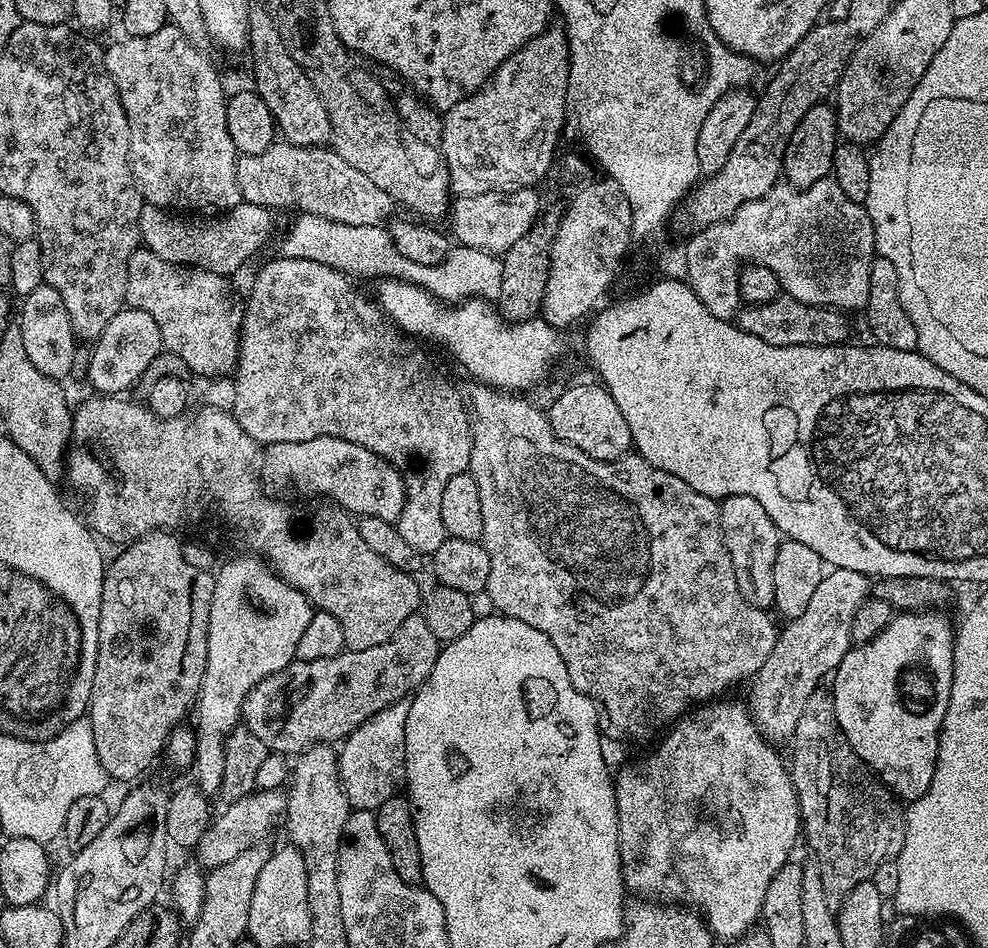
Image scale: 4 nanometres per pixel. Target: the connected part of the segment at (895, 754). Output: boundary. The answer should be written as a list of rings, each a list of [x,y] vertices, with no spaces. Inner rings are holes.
[[[940,610],[901,611],[899,614],[893,615],[892,621],[870,642],[856,644],[849,648],[831,677],[831,680],[833,680],[832,684],[830,683],[830,691],[834,698],[834,710],[838,714],[838,726],[842,726],[842,734],[846,734],[846,742],[850,742],[854,754],[858,754],[858,758],[878,777],[880,783],[893,796],[904,802],[922,798],[922,794],[926,794],[926,790],[930,790],[930,782],[934,778],[936,759],[940,749],[942,718],[946,718],[946,706],[950,706],[950,686],[954,678],[954,642],[956,641],[956,634],[954,624],[951,624],[942,613],[944,612]]]

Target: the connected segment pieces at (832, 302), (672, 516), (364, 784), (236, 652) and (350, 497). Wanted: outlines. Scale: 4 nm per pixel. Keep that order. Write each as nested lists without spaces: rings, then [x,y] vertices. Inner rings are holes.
[[[834,179],[819,180],[808,188],[793,188],[792,185],[787,182],[777,182],[762,198],[751,200],[742,206],[738,206],[738,210],[730,219],[701,227],[699,230],[693,232],[696,233],[689,238],[688,245],[683,245],[682,248],[684,257],[686,258],[686,282],[692,287],[694,294],[698,294],[702,306],[706,306],[706,310],[710,310],[710,314],[714,314],[714,318],[722,318],[723,320],[731,321],[736,313],[740,311],[742,301],[740,299],[740,287],[738,286],[738,269],[741,267],[742,262],[761,264],[770,270],[774,270],[781,289],[783,289],[787,295],[794,297],[798,302],[809,304],[810,306],[834,308],[837,310],[849,310],[848,308],[862,310],[870,298],[870,266],[872,265],[874,257],[877,255],[874,226],[868,217],[867,207],[865,207],[864,204],[854,202],[850,198],[846,198],[846,194],[842,194],[842,186],[838,186],[838,182]]]
[[[479,382],[471,386],[473,388],[466,392],[468,420],[472,424],[472,453],[468,471],[474,482],[478,482],[478,496],[482,498],[482,534],[479,543],[490,554],[486,596],[492,599],[496,607],[493,609],[499,615],[518,618],[518,622],[526,622],[526,626],[542,630],[542,634],[554,642],[554,650],[558,650],[558,654],[562,654],[562,662],[566,662],[566,674],[570,674],[570,682],[574,682],[577,690],[586,694],[596,705],[601,733],[612,740],[659,737],[681,716],[697,706],[723,697],[727,688],[743,680],[744,683],[751,681],[756,672],[762,670],[762,662],[770,658],[770,650],[774,650],[778,624],[768,617],[767,611],[750,606],[750,602],[746,602],[738,590],[732,559],[722,538],[720,504],[711,496],[698,494],[694,486],[686,486],[682,478],[666,474],[666,470],[658,470],[658,466],[646,462],[638,454],[629,454],[620,460],[596,461],[590,458],[590,454],[558,439],[547,415],[541,409],[539,412],[530,401],[523,400],[523,395]]]
[[[407,699],[386,706],[371,716],[358,730],[351,732],[339,745],[340,781],[348,799],[349,809],[358,812],[375,812],[390,797],[397,795],[405,783],[406,718],[410,714]]]
[[[243,554],[237,560],[228,560],[221,566],[220,572],[215,573],[216,581],[214,582],[214,599],[210,601],[210,622],[208,623],[208,637],[206,638],[206,670],[202,674],[202,686],[200,687],[200,695],[196,697],[196,707],[194,709],[194,717],[196,716],[195,733],[196,733],[196,757],[192,760],[190,769],[191,779],[196,787],[200,788],[209,798],[215,797],[219,793],[222,786],[222,769],[226,767],[226,758],[224,757],[224,741],[228,739],[228,733],[238,727],[242,720],[244,711],[244,703],[250,694],[250,690],[254,690],[254,686],[258,686],[258,682],[262,682],[266,678],[270,678],[270,674],[278,674],[288,664],[296,659],[296,651],[298,650],[298,641],[302,638],[306,626],[310,626],[310,618],[313,614],[313,606],[310,601],[305,598],[292,584],[288,584],[282,577],[277,576],[272,571],[267,560],[256,554]]]
[[[323,436],[310,438],[306,442],[278,442],[269,444],[263,449],[258,461],[258,475],[267,491],[272,494],[284,494],[290,488],[312,496],[321,492],[329,496],[335,507],[344,509],[353,517],[373,516],[395,524],[400,519],[404,503],[408,501],[408,490],[404,486],[404,476],[401,469],[396,468],[389,460],[384,460],[374,450],[366,450],[366,446],[358,446],[358,442],[346,442],[346,438]]]

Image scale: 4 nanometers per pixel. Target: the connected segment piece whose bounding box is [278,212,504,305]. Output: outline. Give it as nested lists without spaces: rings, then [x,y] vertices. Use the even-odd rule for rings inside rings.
[[[309,212],[297,215],[295,218],[297,220],[280,240],[280,250],[278,250],[280,256],[322,262],[322,266],[330,266],[349,278],[376,276],[375,278],[405,280],[424,288],[431,296],[449,305],[459,304],[465,300],[496,302],[500,299],[504,262],[499,255],[456,246],[449,251],[445,260],[438,262],[438,266],[418,266],[418,262],[406,258],[406,254],[398,250],[387,227],[379,224],[346,226],[330,222],[326,218],[318,218],[318,214]]]

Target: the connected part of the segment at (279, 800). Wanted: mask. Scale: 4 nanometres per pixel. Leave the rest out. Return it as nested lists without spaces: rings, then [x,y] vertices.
[[[281,789],[254,791],[246,798],[238,798],[227,805],[224,813],[217,815],[209,824],[206,834],[196,843],[194,855],[201,860],[205,869],[211,870],[218,866],[226,866],[226,862],[234,862],[238,854],[257,847],[272,832],[276,823],[281,823],[288,807],[287,795]]]

